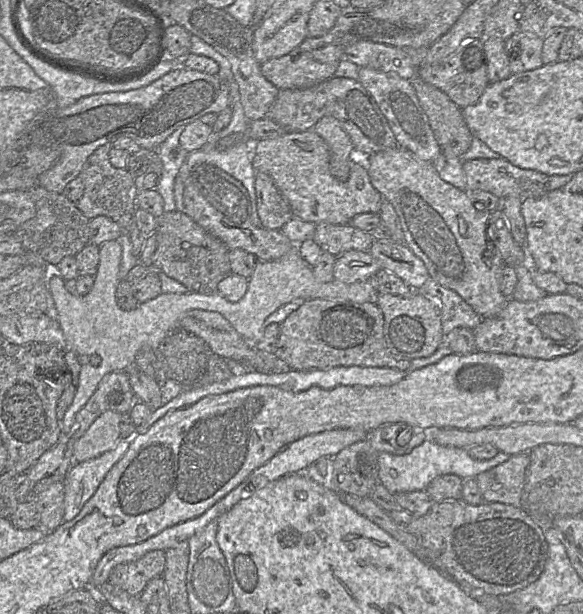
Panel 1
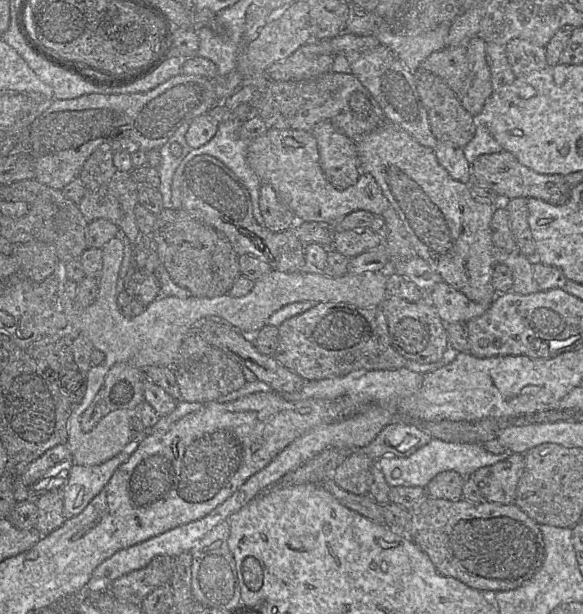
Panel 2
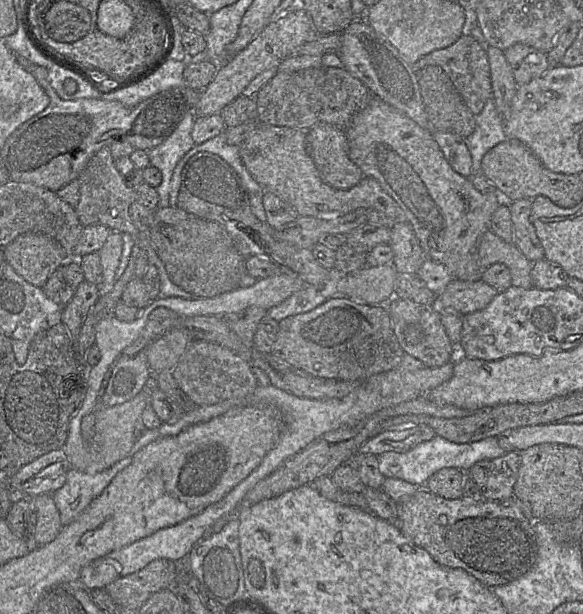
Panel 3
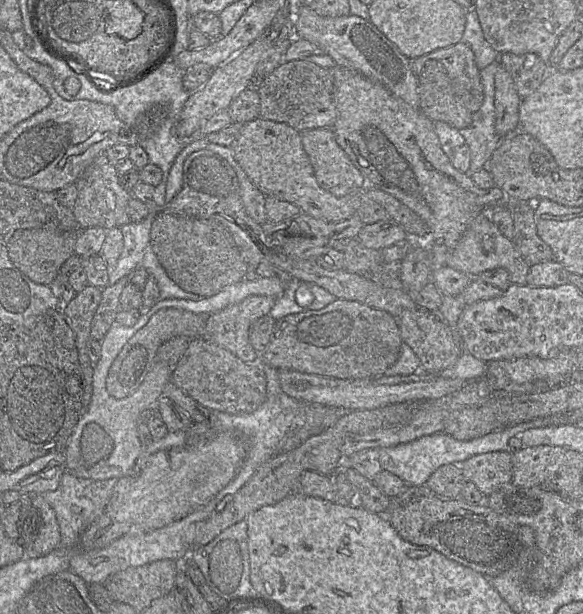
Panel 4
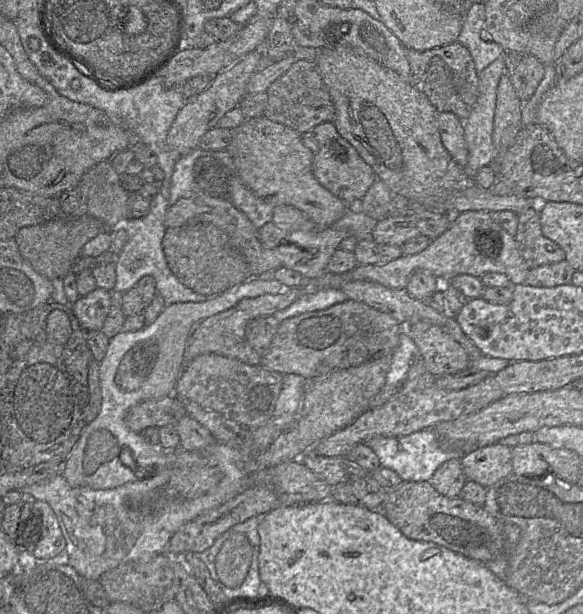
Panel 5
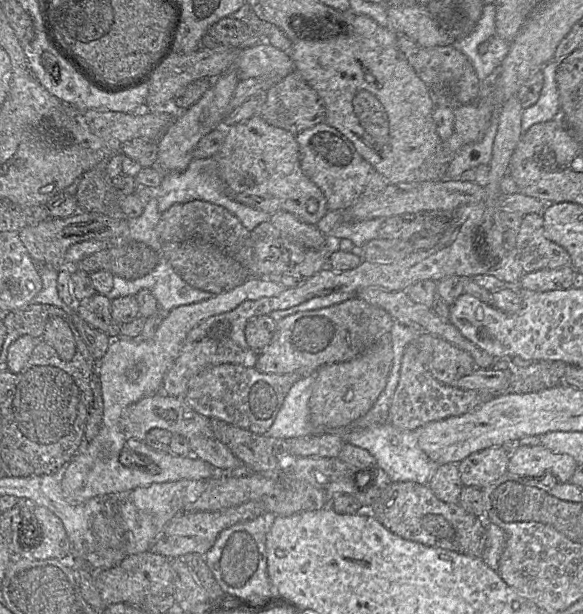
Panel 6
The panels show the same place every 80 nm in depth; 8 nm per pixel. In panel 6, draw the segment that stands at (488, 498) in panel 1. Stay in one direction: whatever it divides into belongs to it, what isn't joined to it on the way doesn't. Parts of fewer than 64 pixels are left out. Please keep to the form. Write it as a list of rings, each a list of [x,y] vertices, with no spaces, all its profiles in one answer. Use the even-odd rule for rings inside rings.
[[[502,445],[470,454],[458,463],[463,485],[483,489],[508,472],[510,456]]]

